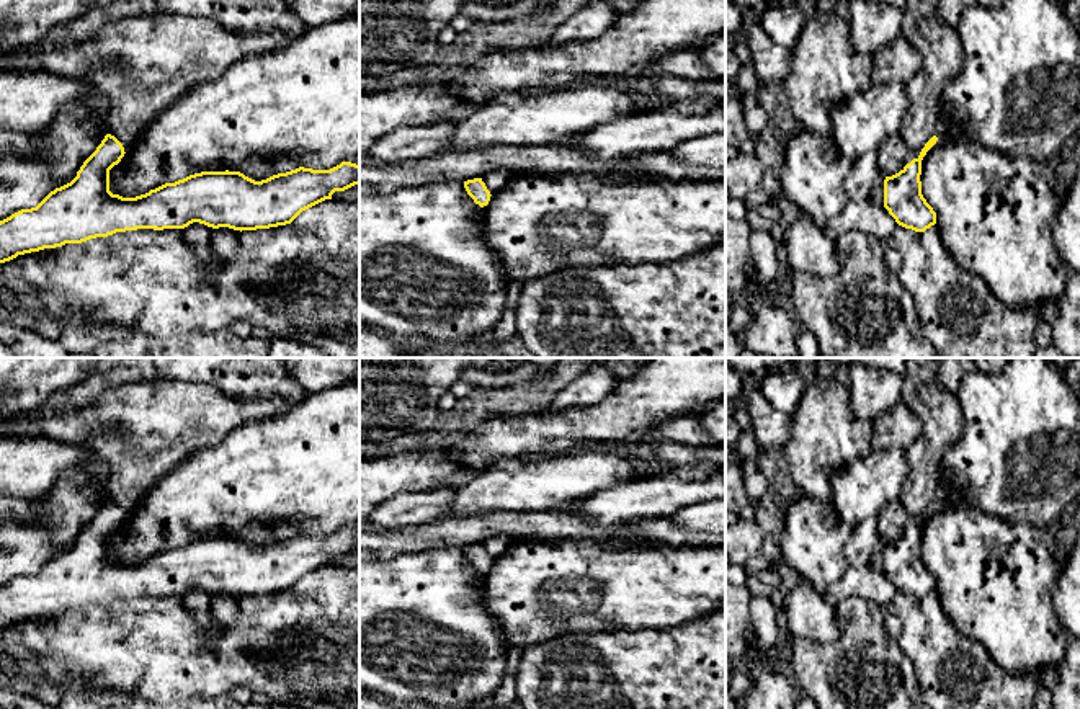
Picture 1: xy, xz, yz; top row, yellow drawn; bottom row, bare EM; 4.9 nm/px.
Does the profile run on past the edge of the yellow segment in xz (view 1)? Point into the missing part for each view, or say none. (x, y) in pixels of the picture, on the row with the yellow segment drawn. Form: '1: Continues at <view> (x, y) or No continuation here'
1: Continues at xz (495, 180)

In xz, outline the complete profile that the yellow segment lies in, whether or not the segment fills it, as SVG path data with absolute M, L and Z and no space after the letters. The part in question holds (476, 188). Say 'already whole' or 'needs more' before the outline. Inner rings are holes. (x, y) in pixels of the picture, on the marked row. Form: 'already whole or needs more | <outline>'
needs more | M498 168L482 178L464 181L464 188L474 203L484 207L489 204L490 196L500 191L513 176L516 175L505 168Z

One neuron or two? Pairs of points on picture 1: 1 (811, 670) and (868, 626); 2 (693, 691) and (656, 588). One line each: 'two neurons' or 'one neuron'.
1: one neuron
2: two neurons

